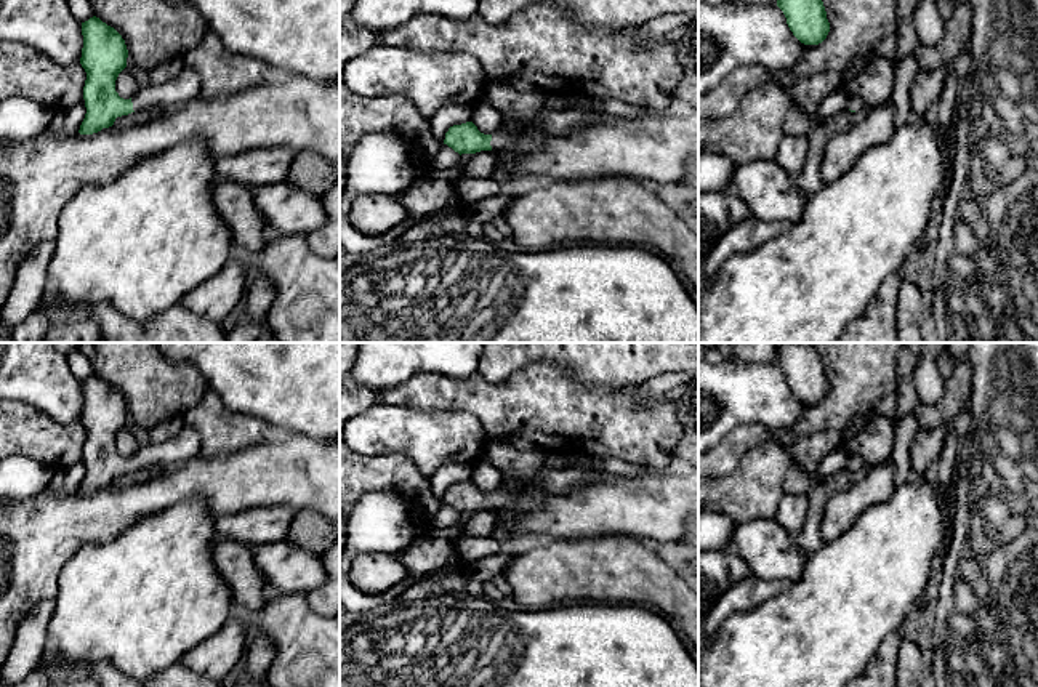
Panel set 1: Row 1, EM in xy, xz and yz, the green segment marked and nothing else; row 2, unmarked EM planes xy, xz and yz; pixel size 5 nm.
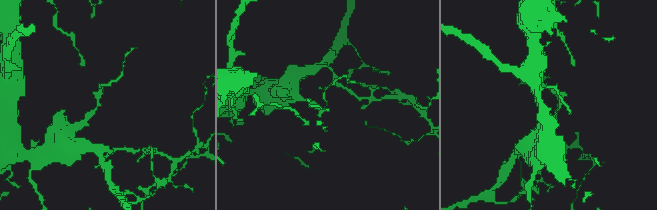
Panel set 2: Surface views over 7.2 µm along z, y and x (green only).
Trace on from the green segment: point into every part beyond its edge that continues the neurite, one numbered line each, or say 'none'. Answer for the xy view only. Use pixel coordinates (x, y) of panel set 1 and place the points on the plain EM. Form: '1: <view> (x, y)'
1: xy (185, 445)

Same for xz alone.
1: xz (505, 498)

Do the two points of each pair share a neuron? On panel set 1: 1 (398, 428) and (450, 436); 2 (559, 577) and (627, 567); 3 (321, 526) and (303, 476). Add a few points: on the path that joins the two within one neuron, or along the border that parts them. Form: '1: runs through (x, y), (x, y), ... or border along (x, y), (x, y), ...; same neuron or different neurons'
1: runs through (410, 431), (420, 436), (438, 436); same neuron
2: runs through (575, 569), (611, 567); same neuron
3: border along (297, 511), (308, 510), (322, 514); different neurons

